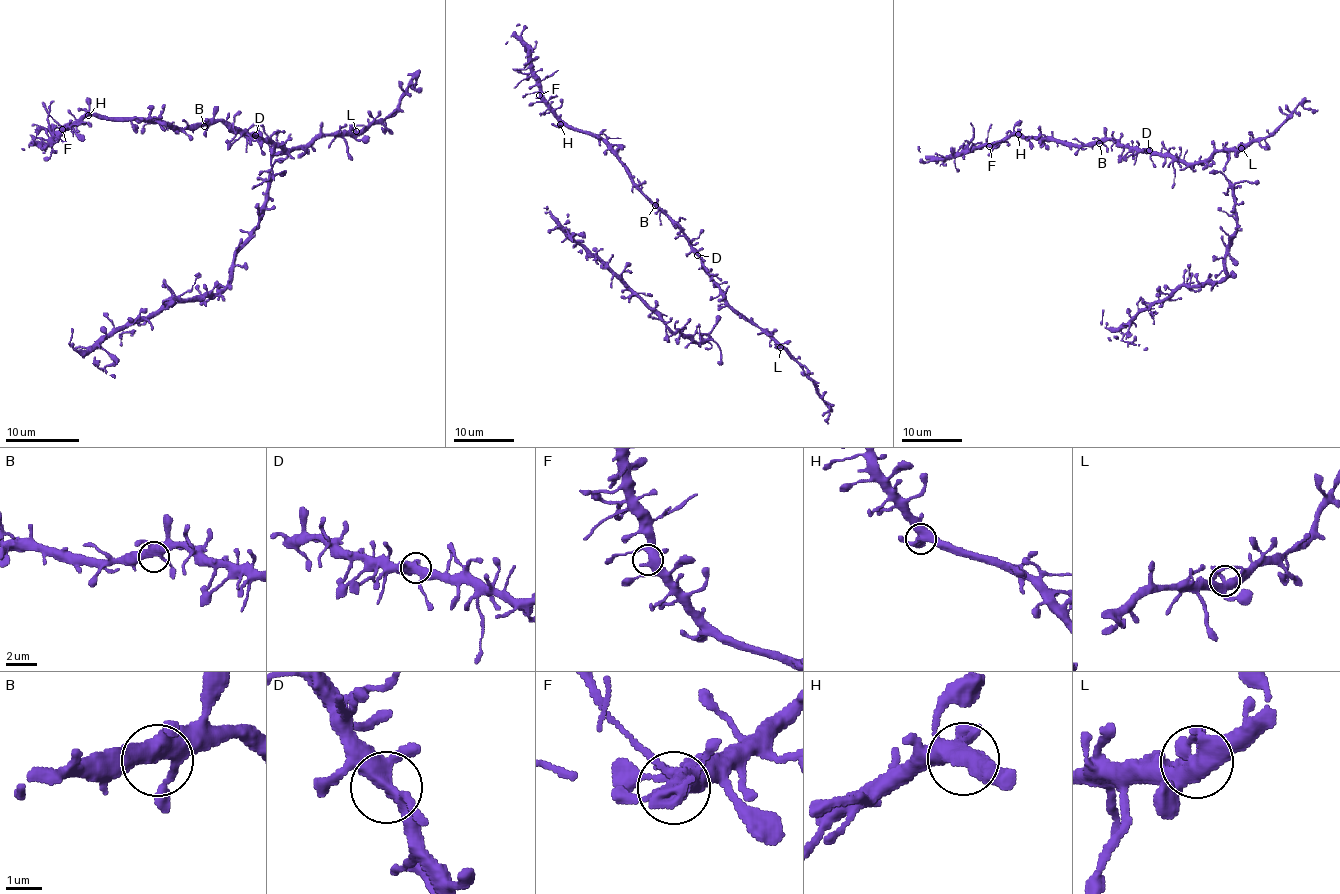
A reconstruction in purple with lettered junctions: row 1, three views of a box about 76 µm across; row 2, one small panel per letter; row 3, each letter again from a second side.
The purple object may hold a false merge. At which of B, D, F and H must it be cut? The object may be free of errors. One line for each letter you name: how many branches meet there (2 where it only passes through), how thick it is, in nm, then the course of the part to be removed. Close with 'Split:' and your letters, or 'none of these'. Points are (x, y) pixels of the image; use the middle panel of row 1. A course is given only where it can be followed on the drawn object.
Split: none of these

